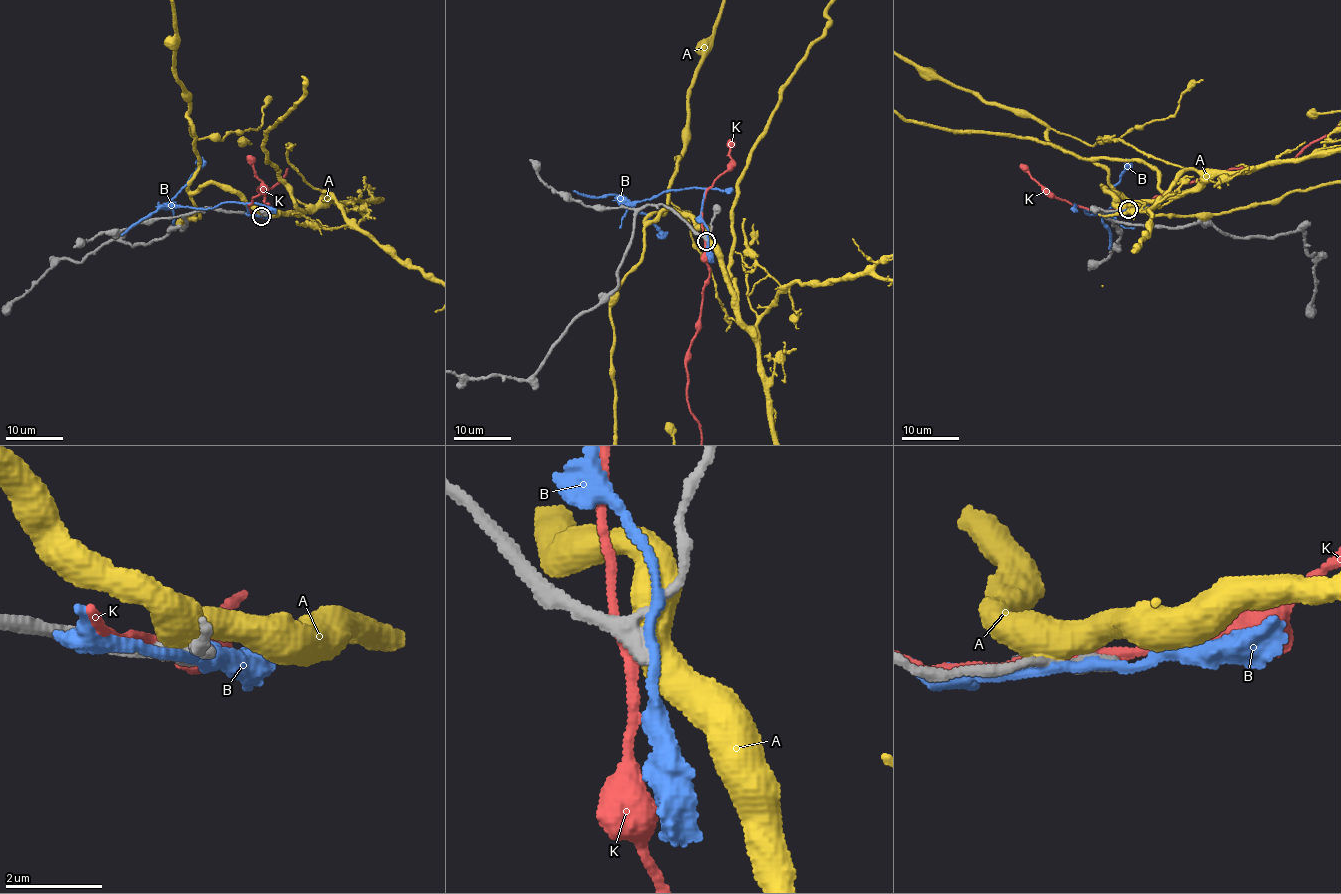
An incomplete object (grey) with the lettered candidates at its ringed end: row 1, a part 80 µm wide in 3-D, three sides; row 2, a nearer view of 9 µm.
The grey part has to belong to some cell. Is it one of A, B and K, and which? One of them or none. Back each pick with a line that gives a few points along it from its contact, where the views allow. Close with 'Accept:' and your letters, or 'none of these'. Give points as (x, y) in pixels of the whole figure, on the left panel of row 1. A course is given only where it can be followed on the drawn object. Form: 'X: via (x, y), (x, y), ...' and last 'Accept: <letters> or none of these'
Accept: none of these

